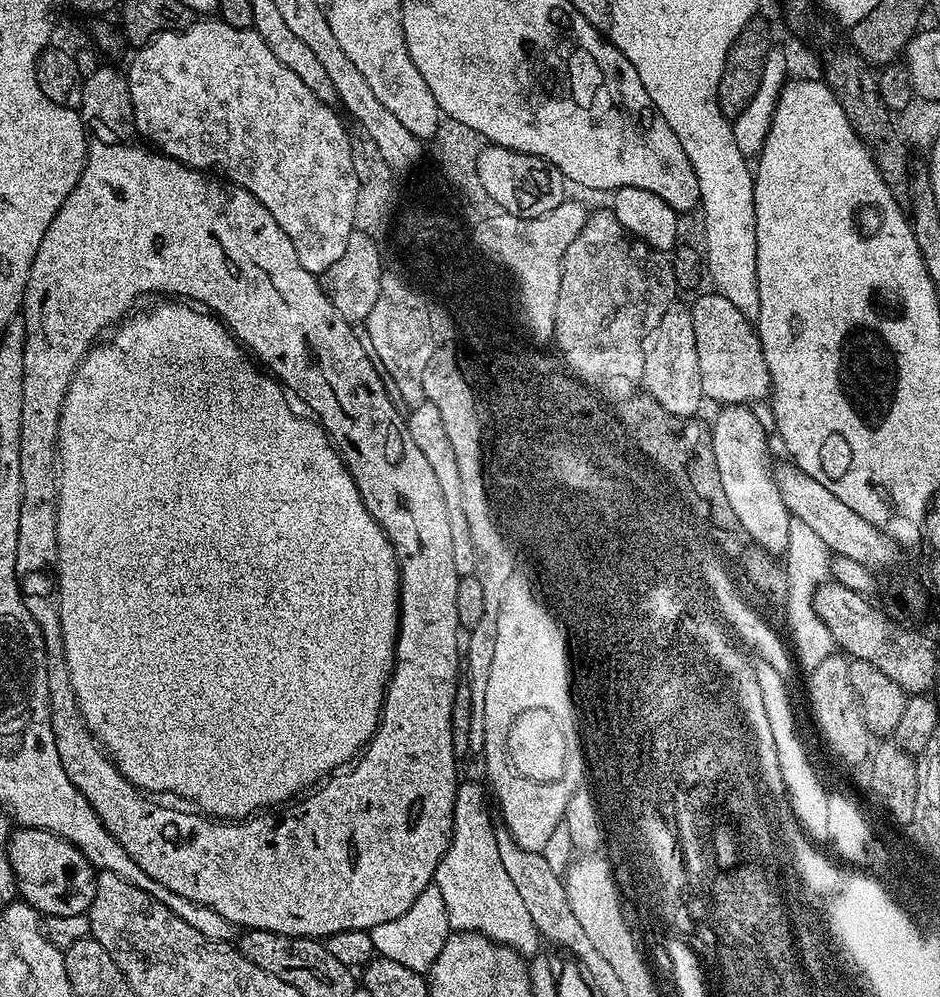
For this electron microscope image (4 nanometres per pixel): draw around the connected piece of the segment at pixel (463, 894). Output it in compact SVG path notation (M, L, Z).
M468 780L465 784L463 781L456 789L452 839L448 841L444 857L436 868L434 887L442 894L442 902L446 902L449 929L481 932L496 944L504 944L521 956L532 958L541 951L542 937L502 862L500 840L484 809L486 788L481 781L480 784L476 780Z

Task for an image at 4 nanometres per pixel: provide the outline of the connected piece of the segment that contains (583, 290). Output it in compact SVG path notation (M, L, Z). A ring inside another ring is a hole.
M604 207L598 209L597 212L595 210L589 211L588 221L582 226L578 238L574 238L574 242L570 242L560 269L562 270L562 278L558 286L556 309L554 310L554 330L556 331L554 345L556 344L557 350L560 351L558 356L562 361L563 367L584 386L596 385L596 388L600 389L601 392L607 393L607 396L610 397L623 398L629 396L637 382L637 377L640 376L640 344L644 340L644 333L648 332L648 329L652 328L653 324L656 324L656 321L660 319L660 314L664 310L665 304L668 304L669 297L677 288L671 259L665 253L659 252L657 248L652 248L649 244L643 244L641 240L630 235L622 226L622 222L618 222L616 215L607 207Z

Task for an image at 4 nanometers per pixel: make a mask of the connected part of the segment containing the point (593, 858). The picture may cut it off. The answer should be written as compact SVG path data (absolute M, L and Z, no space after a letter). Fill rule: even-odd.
M600 854L581 855L579 858L573 859L563 881L566 898L570 902L570 910L574 910L574 916L581 923L582 930L586 930L586 938L590 938L590 942L594 942L594 946L601 952L602 958L606 958L606 962L610 962L614 975L622 981L619 976L622 976L622 970L626 968L626 958L632 954L637 956L642 948L632 937L635 935L625 919L625 909L620 908L622 897L616 887L611 864Z

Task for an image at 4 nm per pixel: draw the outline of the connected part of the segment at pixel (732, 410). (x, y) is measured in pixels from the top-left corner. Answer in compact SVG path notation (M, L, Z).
M730 404L721 407L719 411L716 421L710 426L710 433L726 499L734 509L734 514L738 514L738 522L742 522L746 534L754 538L757 549L768 554L787 553L788 531L793 517L786 502L782 502L782 494L773 472L774 464L768 461L769 433L760 425L751 407Z

